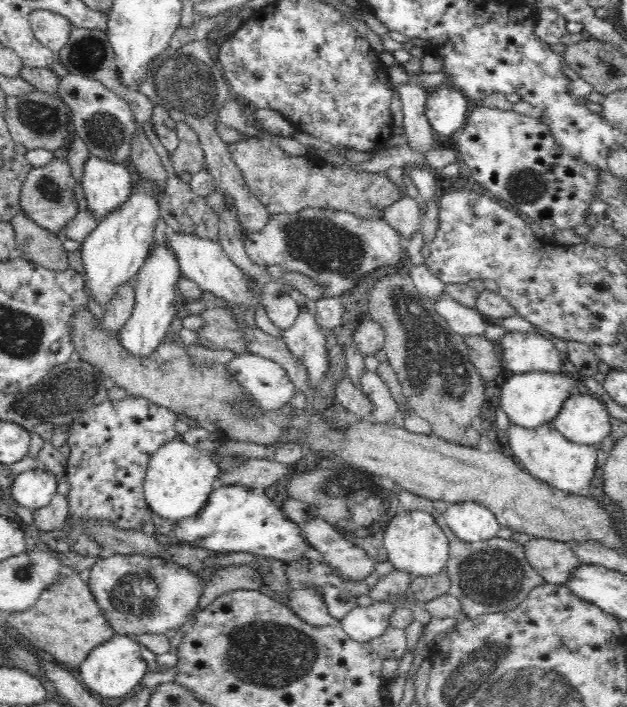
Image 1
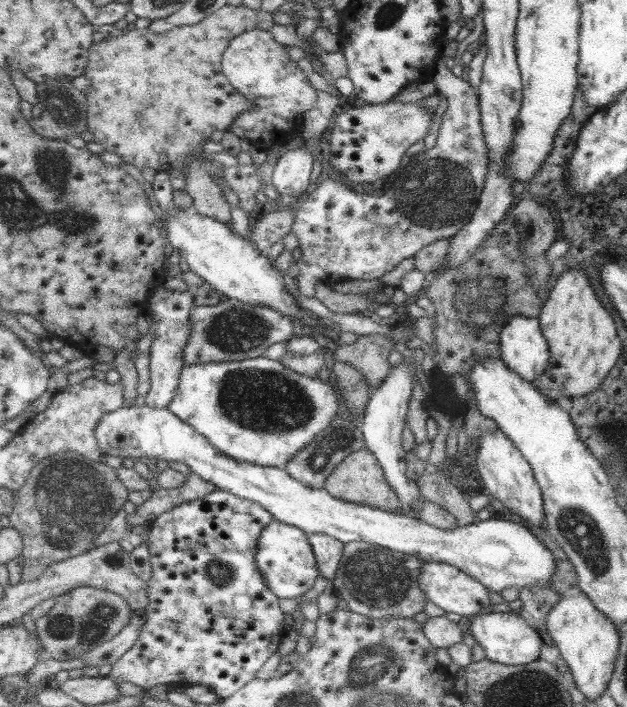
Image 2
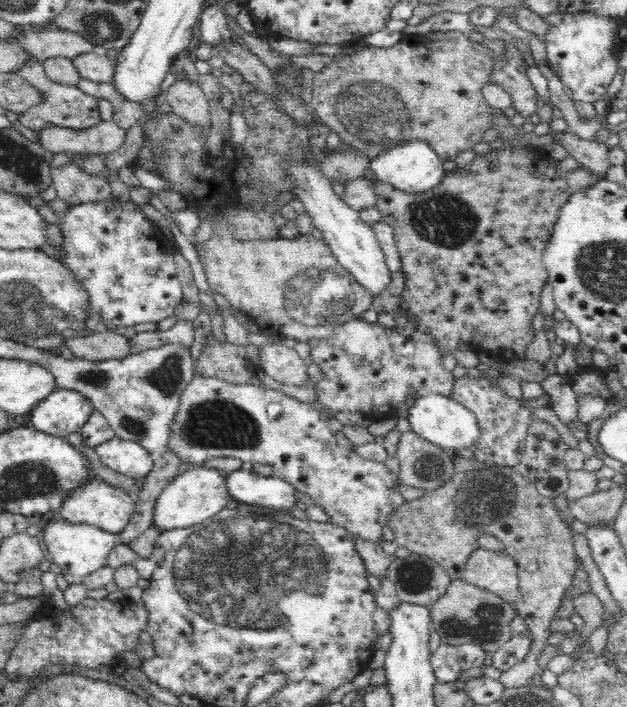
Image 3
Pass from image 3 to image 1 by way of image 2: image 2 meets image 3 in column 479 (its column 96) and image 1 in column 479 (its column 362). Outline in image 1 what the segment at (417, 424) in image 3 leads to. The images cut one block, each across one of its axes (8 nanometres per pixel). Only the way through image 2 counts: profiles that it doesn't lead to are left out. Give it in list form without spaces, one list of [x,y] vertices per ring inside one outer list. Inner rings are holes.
[[[472,501],[449,503],[444,519],[459,543],[490,540],[501,528],[491,510]]]

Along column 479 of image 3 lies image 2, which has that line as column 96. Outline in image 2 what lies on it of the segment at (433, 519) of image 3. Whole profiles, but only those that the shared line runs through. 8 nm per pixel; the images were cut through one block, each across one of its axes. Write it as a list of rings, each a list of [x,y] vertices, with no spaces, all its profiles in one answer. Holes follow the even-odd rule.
[[[74,451],[58,452],[58,454],[50,455],[36,463],[34,468],[32,468],[32,472],[28,479],[26,479],[26,483],[24,483],[20,489],[14,491],[13,511],[9,515],[10,526],[20,531],[20,537],[22,537],[22,543],[24,543],[24,548],[22,548],[21,552],[21,556],[23,558],[21,580],[36,580],[36,578],[42,574],[43,570],[46,570],[52,562],[60,562],[60,560],[66,560],[66,558],[70,558],[72,556],[82,554],[87,550],[96,548],[94,540],[96,540],[99,533],[101,533],[109,525],[118,510],[123,508],[123,504],[128,500],[128,492],[129,490],[124,486],[124,484],[122,484],[122,482],[120,482],[120,480],[118,480],[115,468],[107,466],[106,463],[103,463],[102,461],[90,460]]]

